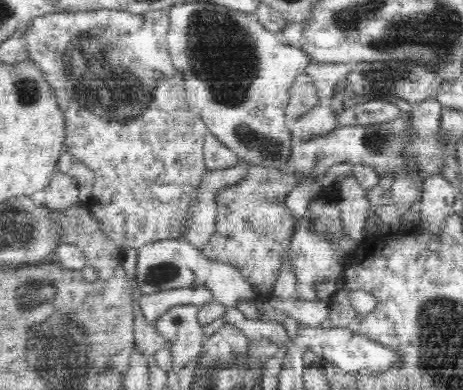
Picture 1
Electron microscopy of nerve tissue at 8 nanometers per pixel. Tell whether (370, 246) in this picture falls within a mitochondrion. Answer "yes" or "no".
no

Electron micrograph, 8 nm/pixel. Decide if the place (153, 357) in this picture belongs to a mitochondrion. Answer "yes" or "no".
no

